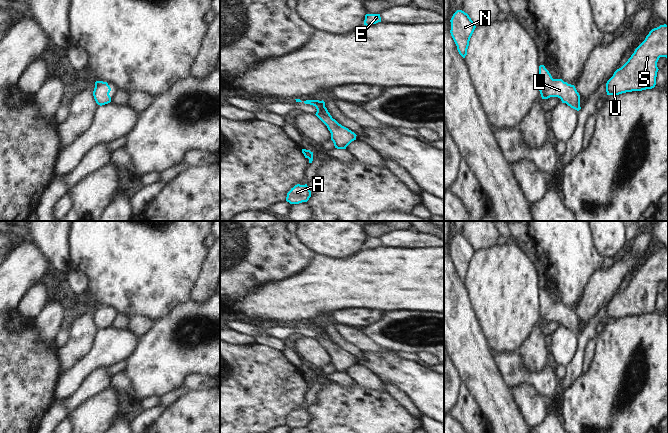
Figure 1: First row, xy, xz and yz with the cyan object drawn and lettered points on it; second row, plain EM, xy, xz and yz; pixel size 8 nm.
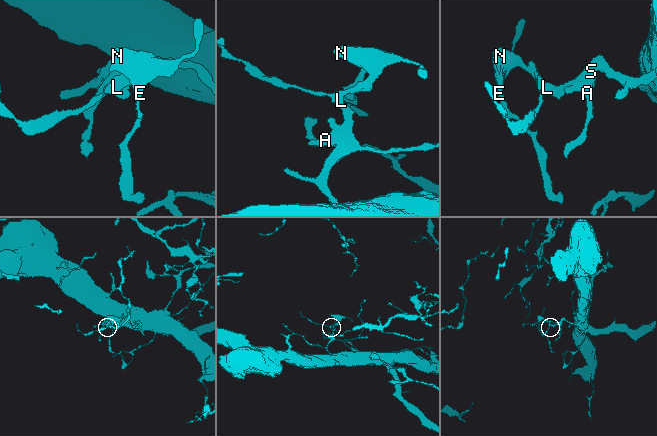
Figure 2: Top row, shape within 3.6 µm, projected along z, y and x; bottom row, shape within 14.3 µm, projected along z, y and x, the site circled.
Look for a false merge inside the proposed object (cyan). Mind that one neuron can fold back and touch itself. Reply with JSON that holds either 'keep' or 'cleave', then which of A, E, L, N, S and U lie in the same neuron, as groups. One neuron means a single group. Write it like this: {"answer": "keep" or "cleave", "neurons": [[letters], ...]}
{"answer": "keep", "neurons": [["A", "E", "L", "N", "S", "U"]]}

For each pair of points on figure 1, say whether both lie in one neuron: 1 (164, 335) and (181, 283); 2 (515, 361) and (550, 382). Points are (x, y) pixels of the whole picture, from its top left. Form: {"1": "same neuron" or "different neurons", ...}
{"1": "different neurons", "2": "same neuron"}

